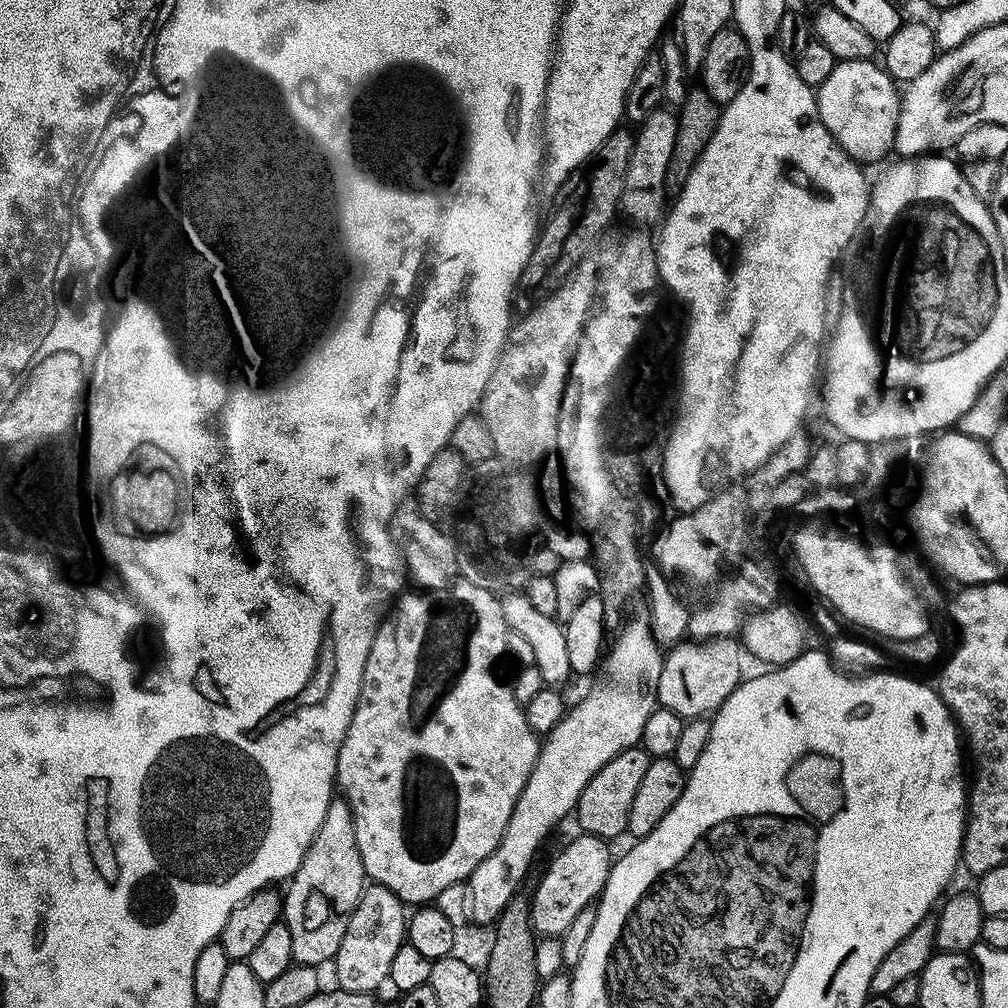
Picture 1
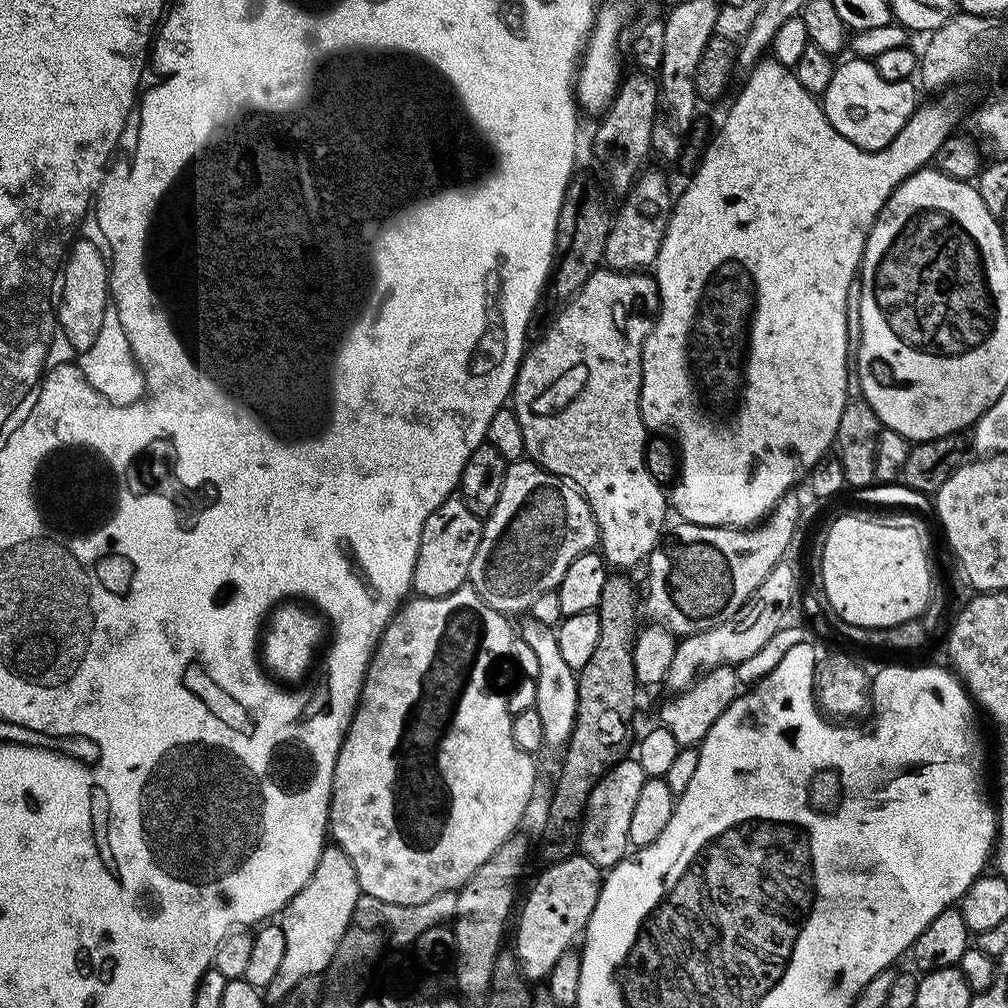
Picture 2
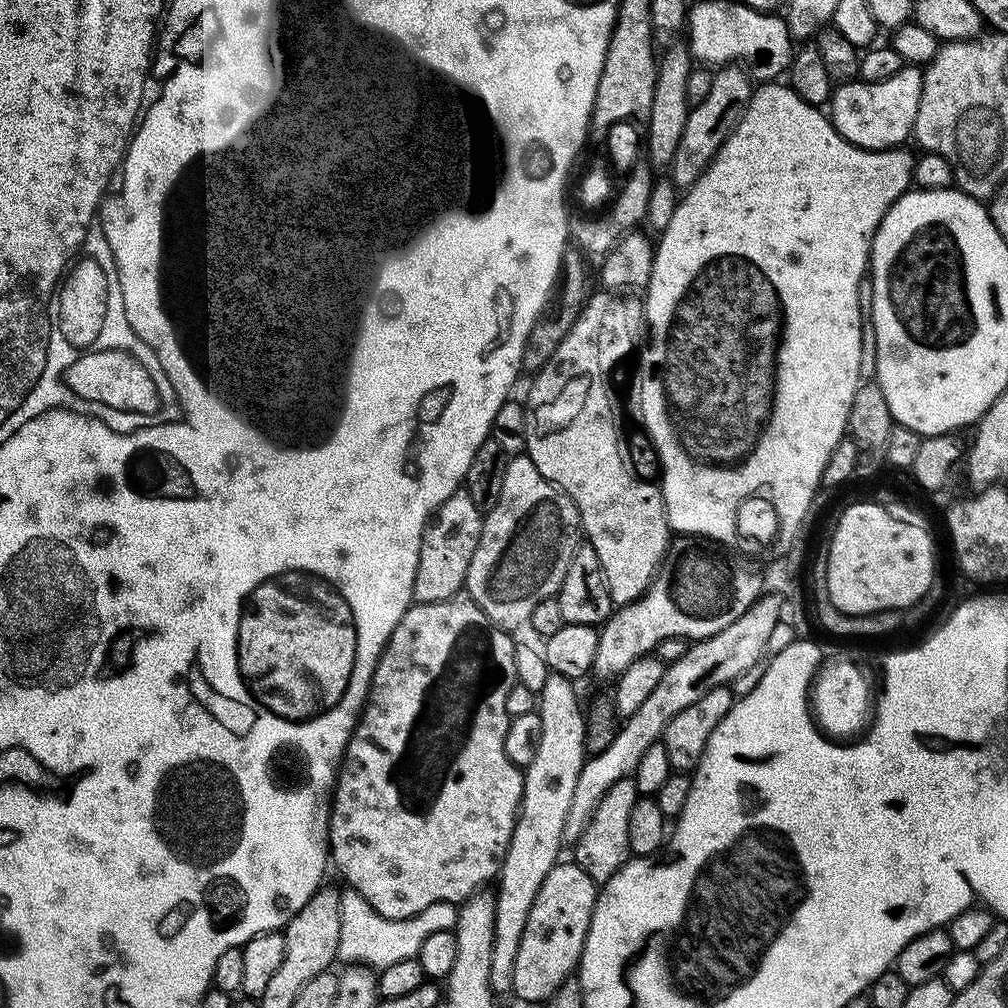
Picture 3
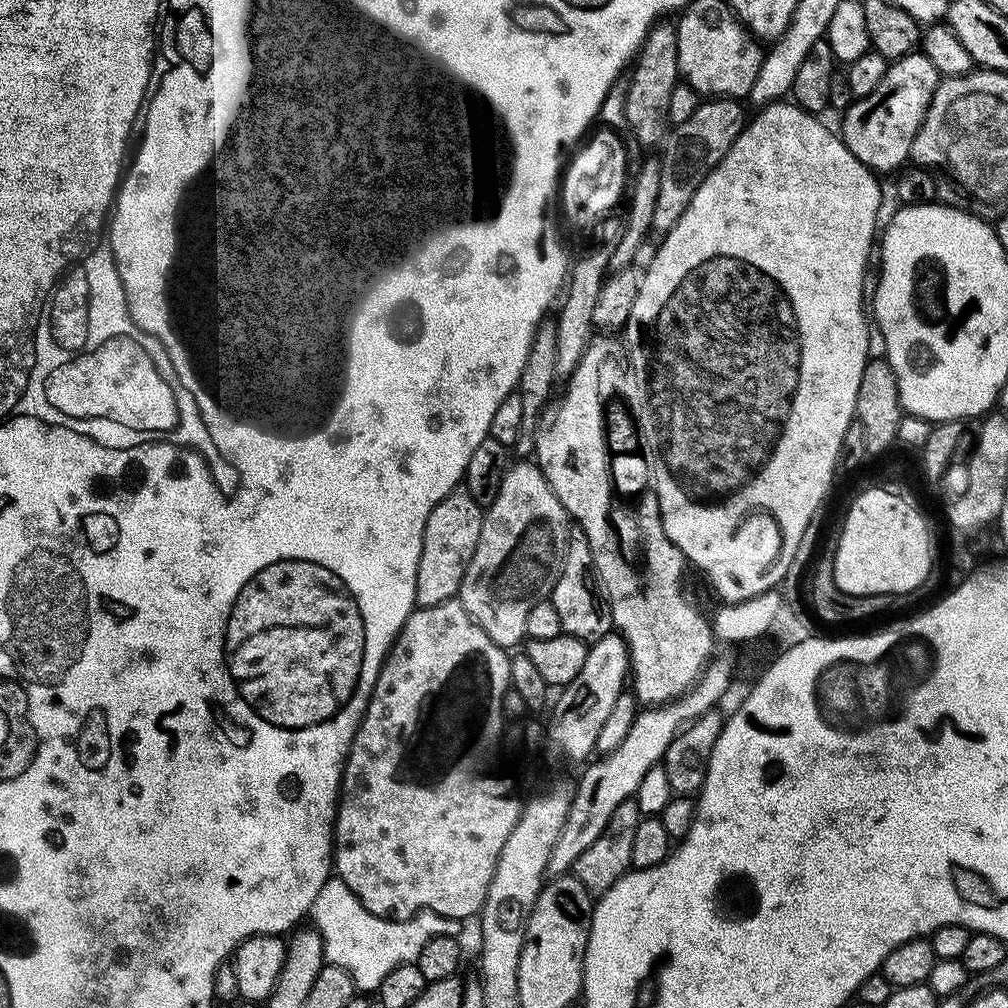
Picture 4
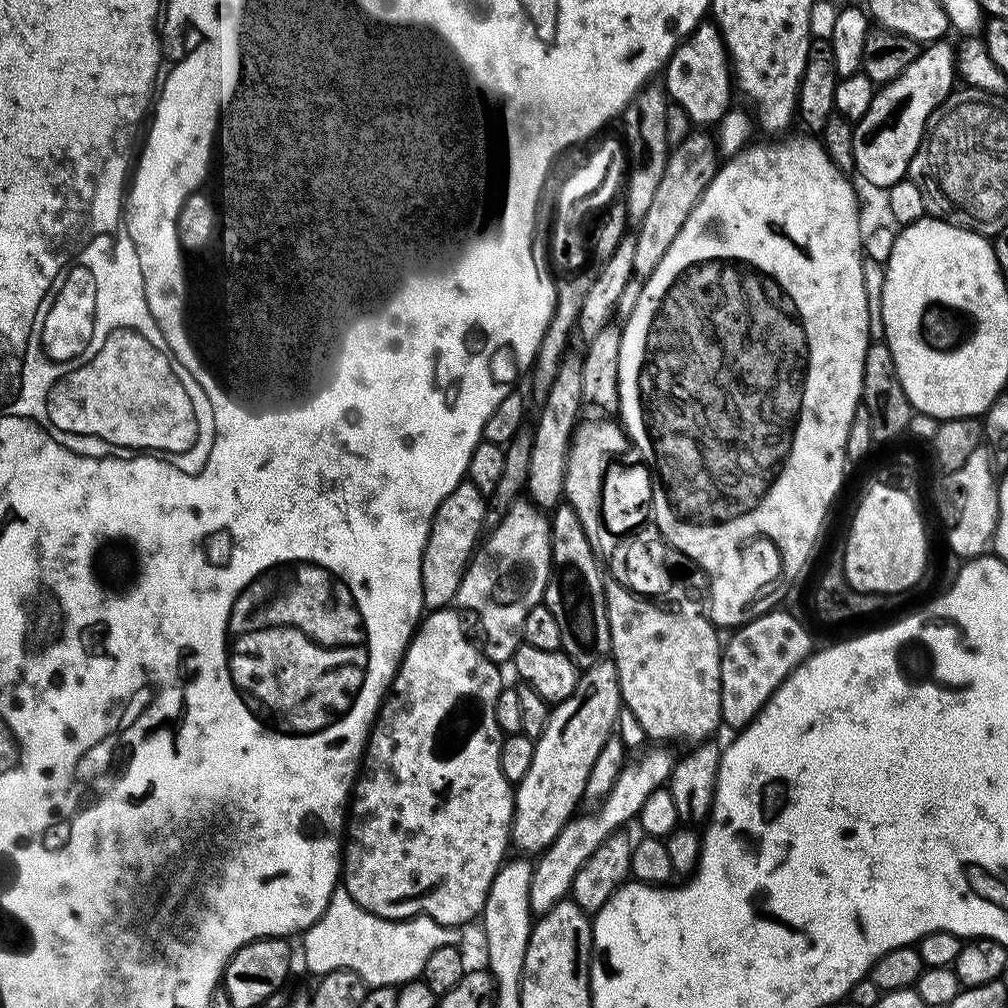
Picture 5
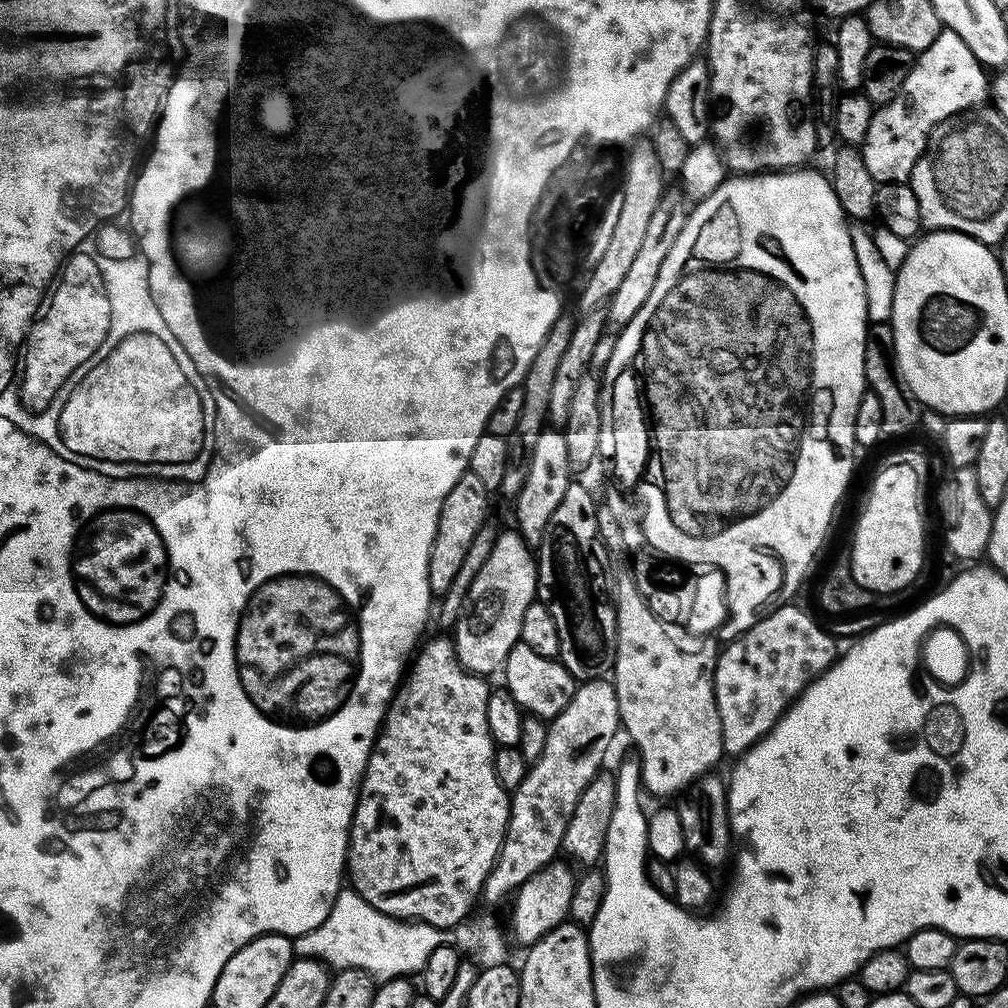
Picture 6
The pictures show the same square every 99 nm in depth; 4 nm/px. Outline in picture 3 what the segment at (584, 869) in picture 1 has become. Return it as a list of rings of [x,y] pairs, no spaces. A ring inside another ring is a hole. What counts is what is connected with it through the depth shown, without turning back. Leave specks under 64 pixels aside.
[[[558,862],[546,874],[534,906],[530,906],[530,918],[526,918],[526,930],[522,930],[522,942],[518,942],[518,954],[514,962],[512,992],[520,1000],[539,1005],[562,986],[577,971],[592,911],[598,899],[597,881],[579,868],[575,862]]]

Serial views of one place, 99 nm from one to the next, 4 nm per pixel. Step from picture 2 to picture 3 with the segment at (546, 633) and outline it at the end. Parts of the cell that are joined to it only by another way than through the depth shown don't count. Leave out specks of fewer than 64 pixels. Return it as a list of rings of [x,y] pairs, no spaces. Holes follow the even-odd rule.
[[[550,674],[546,678],[546,686],[538,693],[542,742],[538,742],[538,754],[524,772],[524,799],[520,801],[520,814],[516,818],[510,846],[500,863],[497,888],[494,888],[496,909],[490,982],[496,994],[512,992],[518,942],[522,942],[522,930],[526,930],[530,906],[534,906],[534,898],[538,898],[538,890],[542,890],[546,874],[550,874],[552,867],[561,859],[560,840],[565,839],[564,827],[574,798],[574,785],[586,759],[586,716],[572,688],[575,688],[573,681],[567,676]]]

